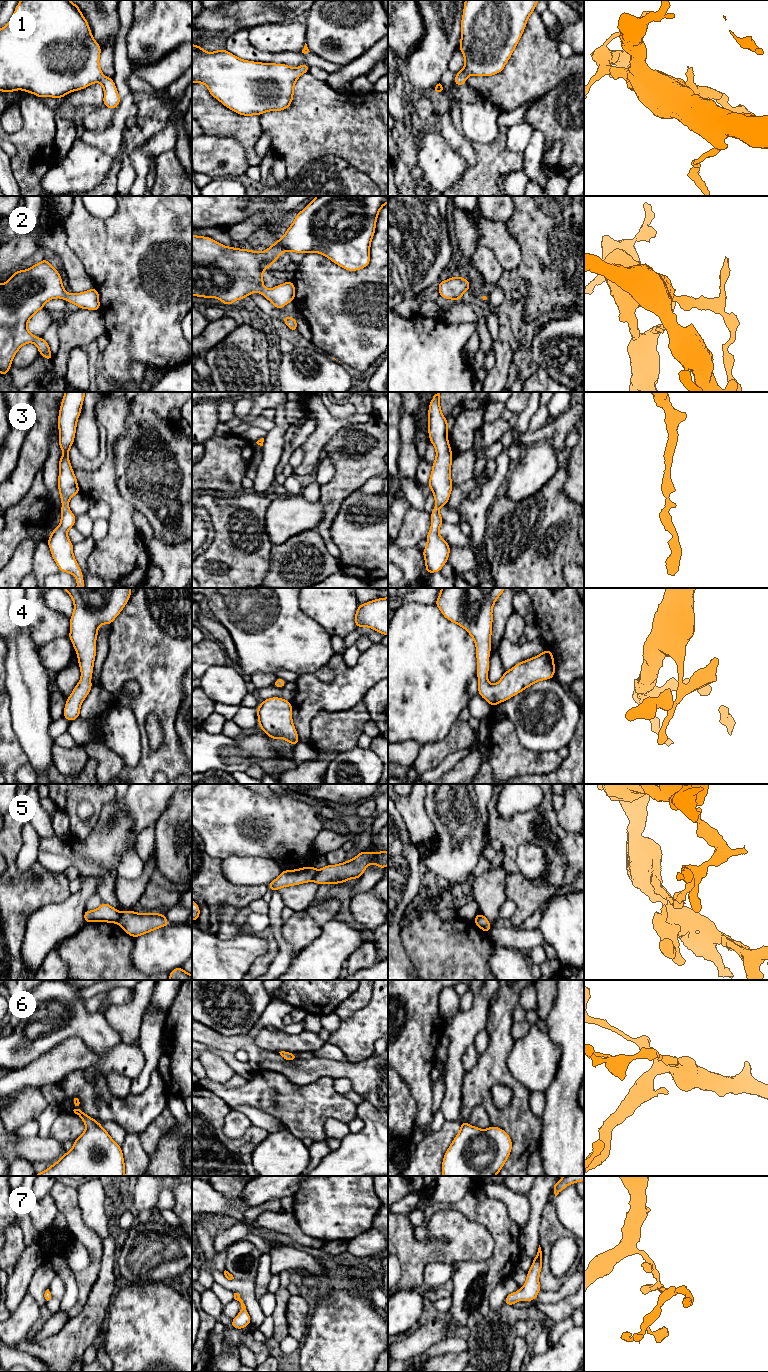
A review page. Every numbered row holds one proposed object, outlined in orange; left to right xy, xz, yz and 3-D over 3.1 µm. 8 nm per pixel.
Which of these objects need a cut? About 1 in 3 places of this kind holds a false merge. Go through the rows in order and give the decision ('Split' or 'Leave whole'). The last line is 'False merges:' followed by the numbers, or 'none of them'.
1: Leave whole
2: Leave whole
3: Leave whole
4: Leave whole
5: Split
6: Leave whole
7: Leave whole
False merges: 5

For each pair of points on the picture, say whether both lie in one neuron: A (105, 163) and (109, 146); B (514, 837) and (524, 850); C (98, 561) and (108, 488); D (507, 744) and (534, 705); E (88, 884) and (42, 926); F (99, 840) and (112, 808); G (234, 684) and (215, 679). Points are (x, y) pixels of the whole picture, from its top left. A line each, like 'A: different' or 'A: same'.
A: different
B: different
C: same
D: different
E: same
F: same
G: same

